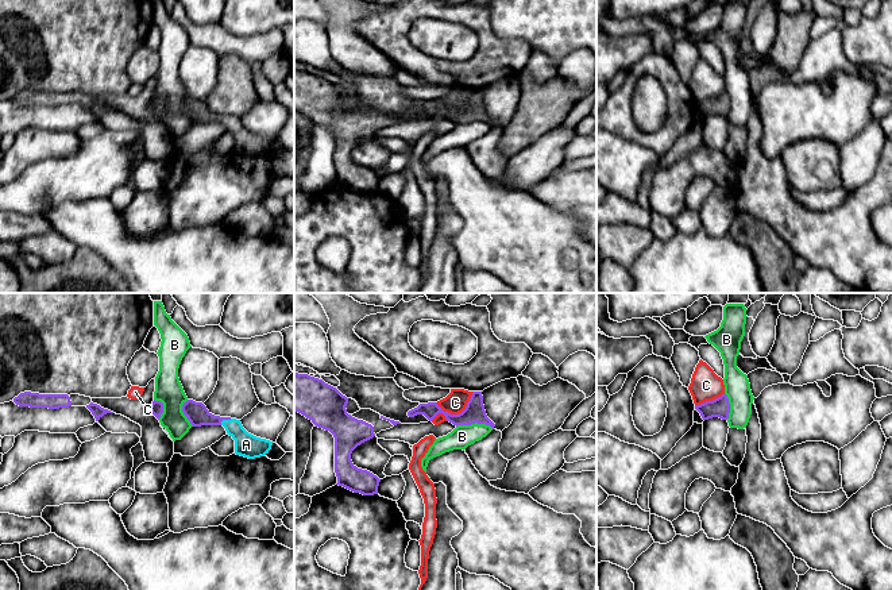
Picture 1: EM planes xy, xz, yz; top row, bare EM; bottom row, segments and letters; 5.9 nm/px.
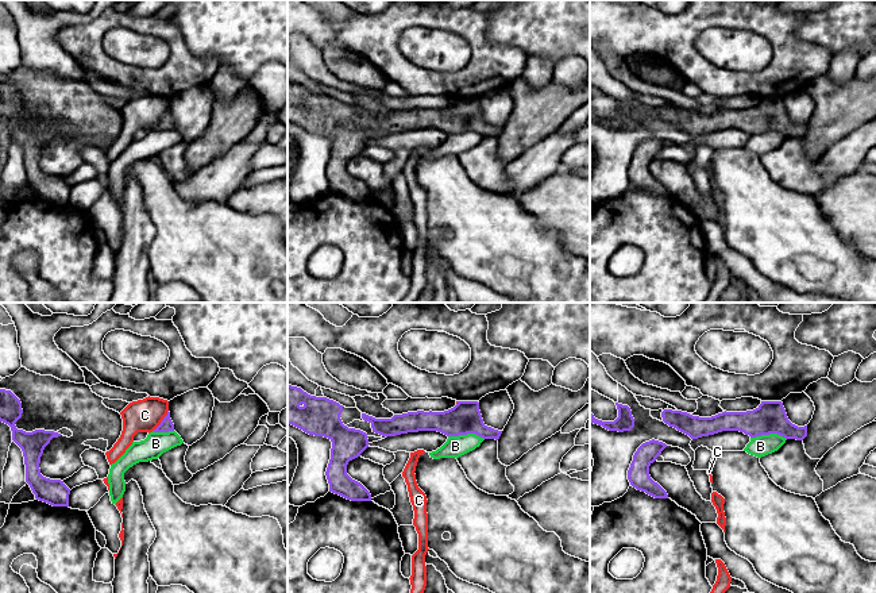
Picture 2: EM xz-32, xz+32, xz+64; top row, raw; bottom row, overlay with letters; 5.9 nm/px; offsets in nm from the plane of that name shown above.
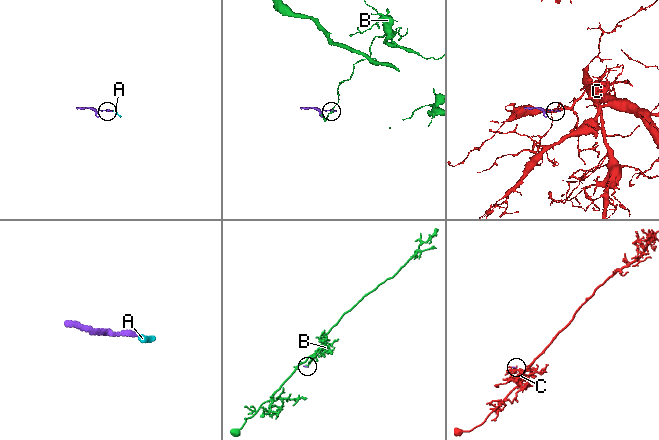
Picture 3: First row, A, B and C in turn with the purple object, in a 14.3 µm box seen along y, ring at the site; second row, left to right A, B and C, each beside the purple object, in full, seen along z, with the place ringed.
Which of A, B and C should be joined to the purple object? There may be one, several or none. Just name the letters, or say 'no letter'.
A

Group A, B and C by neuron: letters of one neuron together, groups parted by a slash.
A / B / C

